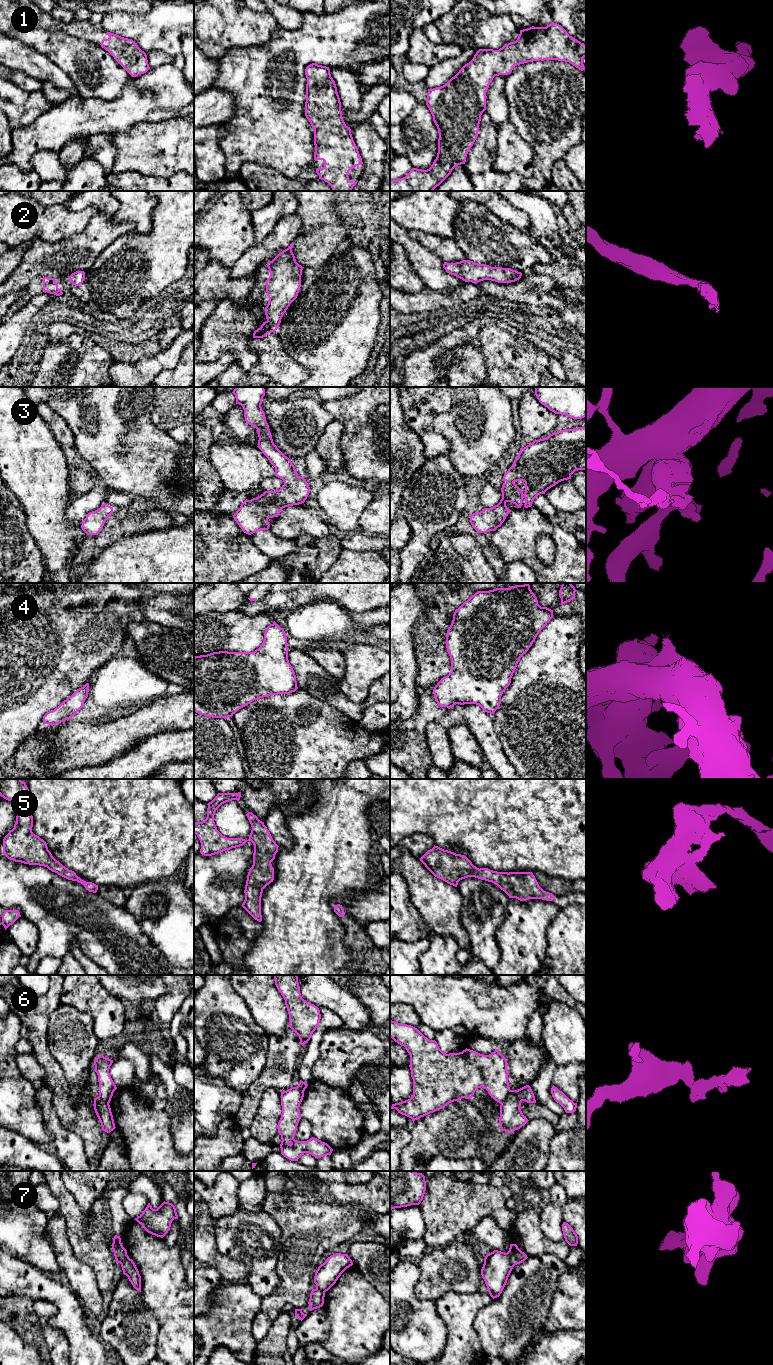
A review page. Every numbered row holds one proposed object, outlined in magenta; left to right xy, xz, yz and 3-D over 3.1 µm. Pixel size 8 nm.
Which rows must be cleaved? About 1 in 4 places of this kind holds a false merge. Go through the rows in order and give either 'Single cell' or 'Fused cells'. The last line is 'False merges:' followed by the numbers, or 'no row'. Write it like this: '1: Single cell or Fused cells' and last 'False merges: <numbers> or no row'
1: Single cell
2: Single cell
3: Single cell
4: Single cell
5: Single cell
6: Fused cells
7: Fused cells
False merges: 6, 7

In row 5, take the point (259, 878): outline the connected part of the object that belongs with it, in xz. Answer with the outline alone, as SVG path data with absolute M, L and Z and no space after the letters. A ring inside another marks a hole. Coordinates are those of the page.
M241 792L218 793L209 802L207 817L202 822L194 822L194 833L200 840L200 853L204 856L212 856L225 850L243 846L247 841L254 845L253 865L249 869L246 885L245 900L242 907L257 921L262 921L261 897L263 889L274 880L274 868L271 862L278 852L278 845L273 840L269 830L252 812L246 814L252 830L248 840L243 838L227 838L218 830L214 822L216 810L224 803L239 801Z

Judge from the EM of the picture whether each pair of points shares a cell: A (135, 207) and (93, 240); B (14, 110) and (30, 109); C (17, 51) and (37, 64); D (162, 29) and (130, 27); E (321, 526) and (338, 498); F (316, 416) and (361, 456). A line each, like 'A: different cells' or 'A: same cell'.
A: different cells
B: same cell
C: same cell
D: same cell
E: different cells
F: different cells

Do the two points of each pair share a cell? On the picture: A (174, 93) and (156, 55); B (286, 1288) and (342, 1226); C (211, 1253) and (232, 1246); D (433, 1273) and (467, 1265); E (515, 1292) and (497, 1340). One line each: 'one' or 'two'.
A: two
B: one
C: two
D: one
E: one

